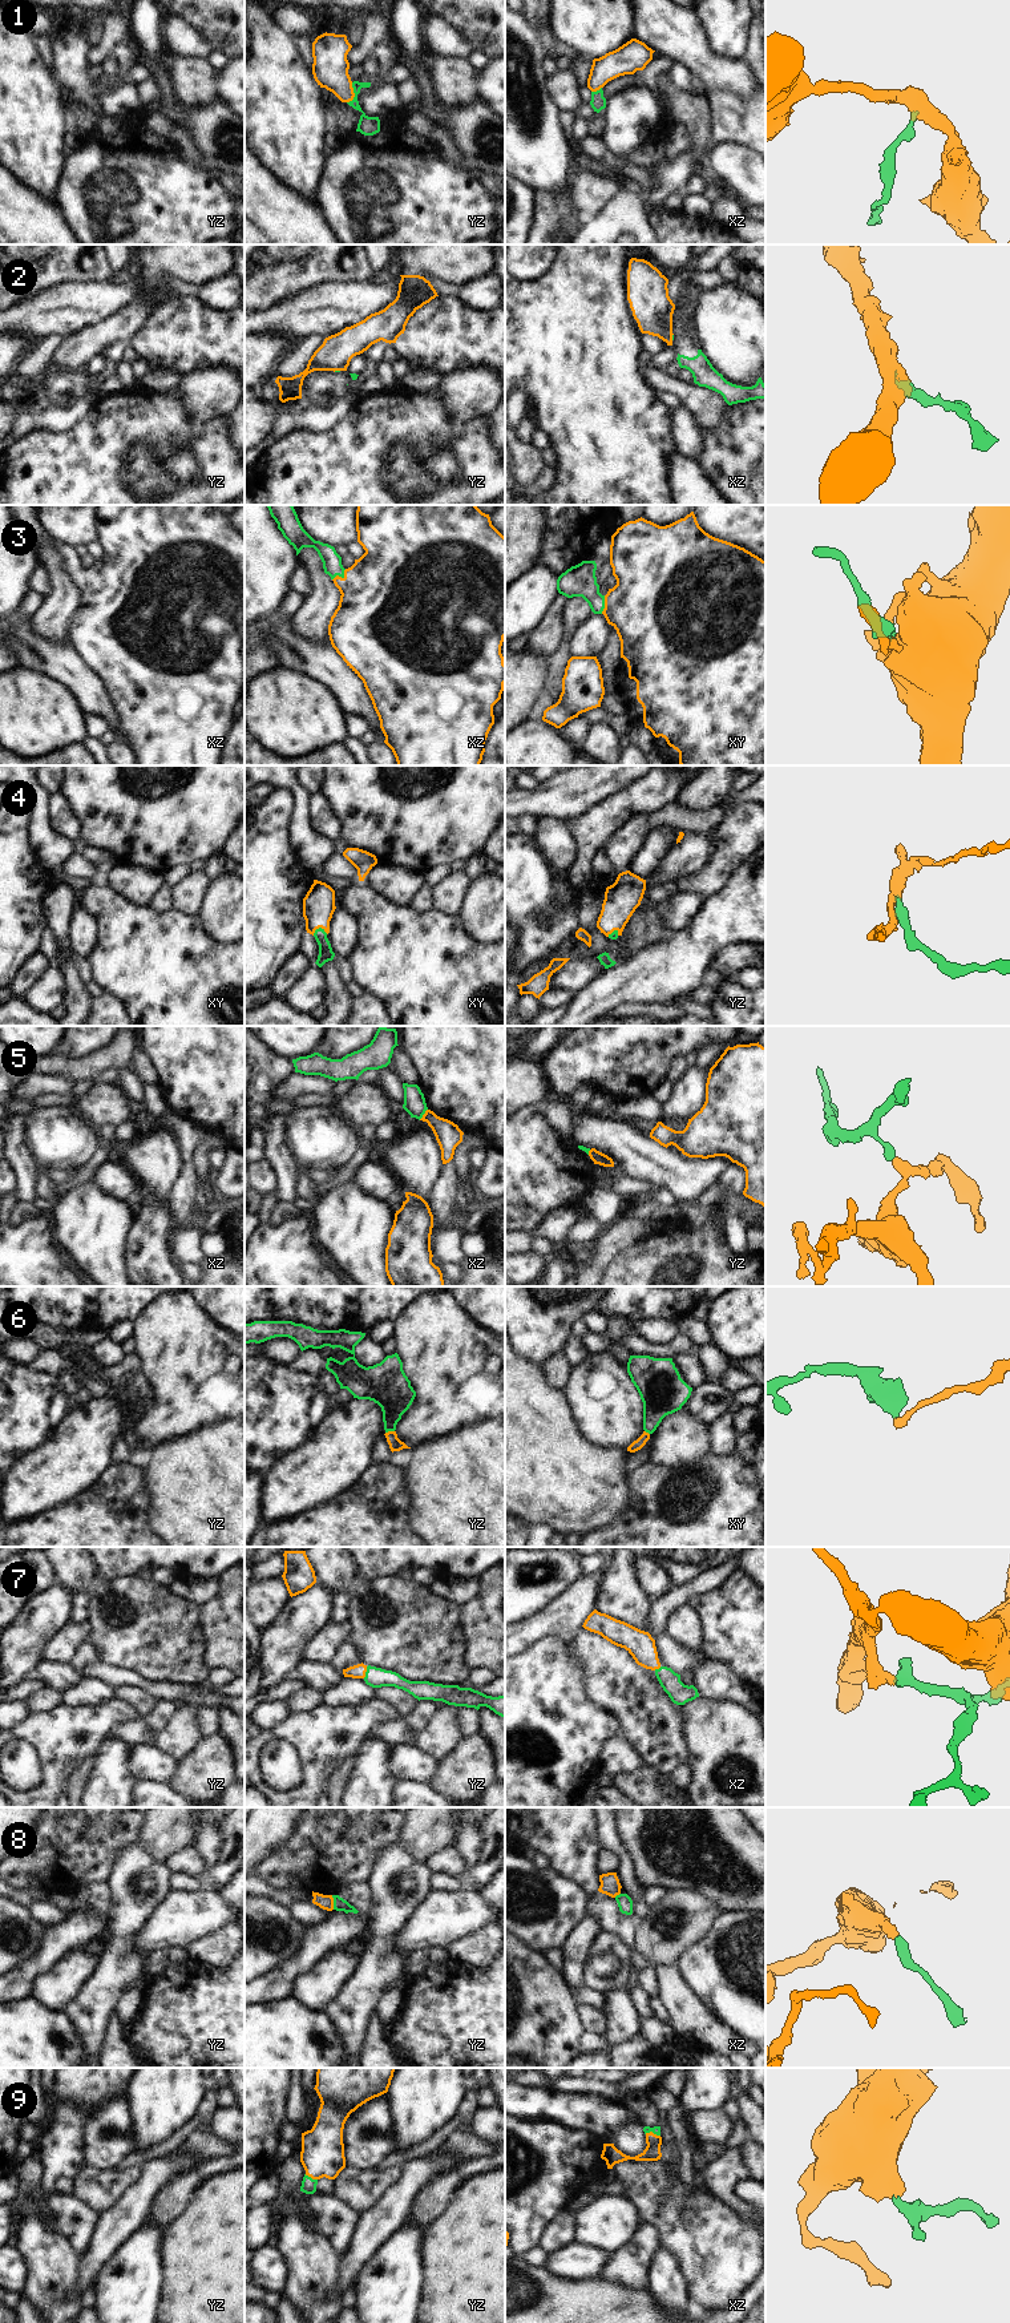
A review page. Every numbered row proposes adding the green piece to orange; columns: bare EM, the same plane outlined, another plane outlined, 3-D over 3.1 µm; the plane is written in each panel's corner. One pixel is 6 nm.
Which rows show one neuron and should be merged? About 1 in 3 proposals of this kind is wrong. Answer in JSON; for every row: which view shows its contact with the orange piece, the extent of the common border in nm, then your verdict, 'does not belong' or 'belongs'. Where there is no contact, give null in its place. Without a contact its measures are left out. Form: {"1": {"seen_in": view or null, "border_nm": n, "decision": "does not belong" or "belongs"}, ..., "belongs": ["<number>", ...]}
{"1": {"seen_in": "yz", "border_nm": 130, "decision": "belongs"}, "2": {"seen_in": "yz", "border_nm": 40, "decision": "does not belong"}, "3": {"seen_in": "xz", "border_nm": 110, "decision": "belongs"}, "4": {"seen_in": "xy", "border_nm": 100, "decision": "belongs"}, "5": {"seen_in": "xz", "border_nm": 90, "decision": "does not belong"}, "6": {"seen_in": "yz", "border_nm": 60, "decision": "belongs"}, "7": {"seen_in": "yz", "border_nm": 80, "decision": "belongs"}, "8": {"seen_in": "yz", "border_nm": 90, "decision": "does not belong"}, "9": {"seen_in": "xz", "border_nm": 100, "decision": "belongs"}, "belongs": ["1", "3", "4", "6", "7", "9"]}

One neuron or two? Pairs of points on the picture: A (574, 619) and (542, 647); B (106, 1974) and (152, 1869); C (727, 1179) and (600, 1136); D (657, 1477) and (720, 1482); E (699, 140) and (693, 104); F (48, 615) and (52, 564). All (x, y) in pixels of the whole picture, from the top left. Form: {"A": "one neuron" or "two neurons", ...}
{"A": "two neurons", "B": "one neuron", "C": "two neurons", "D": "one neuron", "E": "one neuron", "F": "one neuron"}

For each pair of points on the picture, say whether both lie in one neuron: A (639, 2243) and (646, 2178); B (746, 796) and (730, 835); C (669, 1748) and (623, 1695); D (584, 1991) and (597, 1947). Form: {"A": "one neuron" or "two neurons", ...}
{"A": "two neurons", "B": "two neurons", "C": "one neuron", "D": "two neurons"}

